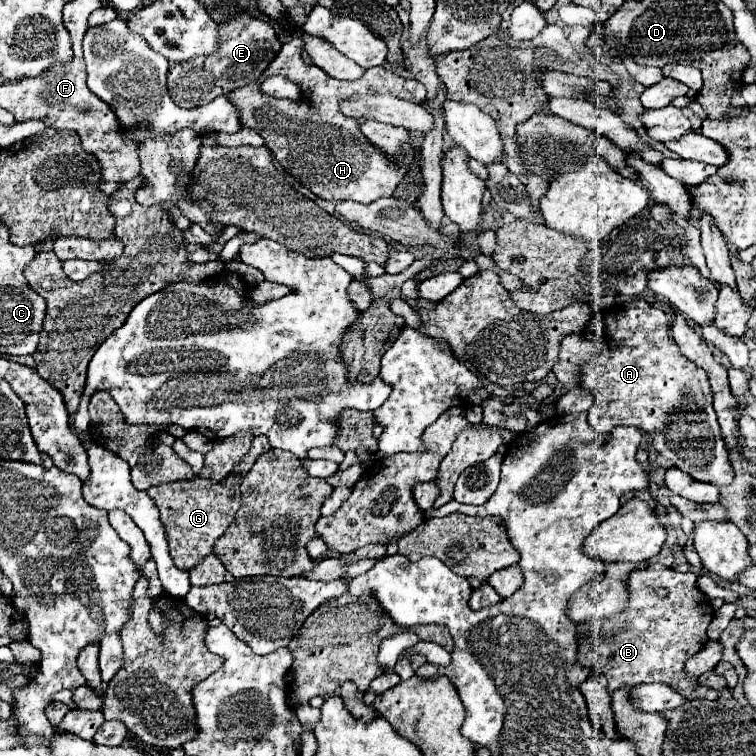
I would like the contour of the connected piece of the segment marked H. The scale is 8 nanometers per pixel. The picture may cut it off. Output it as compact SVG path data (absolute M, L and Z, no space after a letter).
M294 35L288 43L284 43L278 51L278 55L274 57L274 61L270 63L270 67L266 67L262 77L270 77L270 75L284 75L288 79L292 79L294 83L298 83L302 87L302 101L300 103L290 103L284 99L272 99L260 93L260 83L248 83L246 87L234 89L228 93L228 99L232 105L236 105L238 111L238 119L242 127L250 127L256 133L262 135L264 145L272 151L272 155L280 161L280 165L292 175L296 177L302 185L306 185L314 195L350 195L350 201L358 201L358 203L372 203L380 197L390 197L394 193L394 189L398 187L398 183L402 181L402 175L406 173L406 165L410 163L410 159L406 161L406 155L412 155L410 147L402 147L402 161L400 163L392 163L384 153L380 153L374 145L368 143L368 139L360 133L358 129L358 121L356 119L346 119L340 109L338 109L338 101L358 95L358 93L390 93L394 97L399 97L407 101L421 104L426 97L426 87L422 87L422 83L418 83L416 79L404 79L400 75L396 75L392 69L384 69L384 67L374 67L374 69L366 69L364 75L356 81L338 81L332 79L330 75L326 75L320 67L314 65L306 65L302 61L302 39L300 35Z

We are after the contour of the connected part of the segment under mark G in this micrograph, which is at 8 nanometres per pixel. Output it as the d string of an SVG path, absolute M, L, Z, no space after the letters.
M258 435L258 437L254 437L252 447L242 461L242 467L236 469L234 473L230 473L220 483L212 483L208 479L196 477L192 481L174 481L174 483L156 485L146 491L160 509L160 519L162 519L162 525L166 527L166 533L168 533L170 555L172 555L178 569L188 571L198 561L202 561L206 555L212 555L212 547L214 547L216 539L228 529L228 525L234 521L234 517L240 509L242 501L240 501L238 487L242 483L242 477L252 469L256 459L270 449L272 447L270 447L268 439Z

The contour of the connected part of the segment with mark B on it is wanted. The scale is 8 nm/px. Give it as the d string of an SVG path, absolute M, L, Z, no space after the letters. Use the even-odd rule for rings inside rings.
M650 561L648 567L632 571L626 579L628 589L628 607L624 607L622 613L606 619L594 619L594 621L582 621L576 625L578 633L578 665L590 667L594 673L604 673L608 677L608 691L620 687L632 687L640 683L666 683L674 691L678 691L686 699L718 699L718 691L710 687L696 685L686 679L684 675L684 663L704 647L708 641L706 627L714 617L714 609L710 607L708 597L696 587L696 575L694 573L678 573L658 561ZM664 585L670 589L670 595L666 599L660 599L656 595L656 587Z

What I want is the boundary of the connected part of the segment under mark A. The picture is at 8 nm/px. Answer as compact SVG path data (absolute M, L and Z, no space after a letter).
M644 299L596 313L584 327L584 337L598 345L598 353L578 369L578 385L594 395L590 425L608 433L618 425L632 425L652 437L652 447L692 479L718 487L730 485L734 471L720 435L708 375L686 359L670 335L668 315Z

